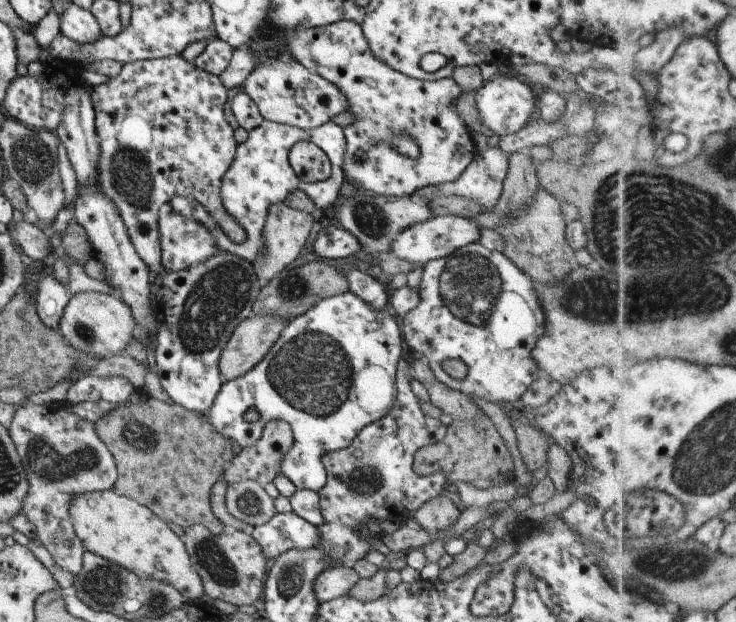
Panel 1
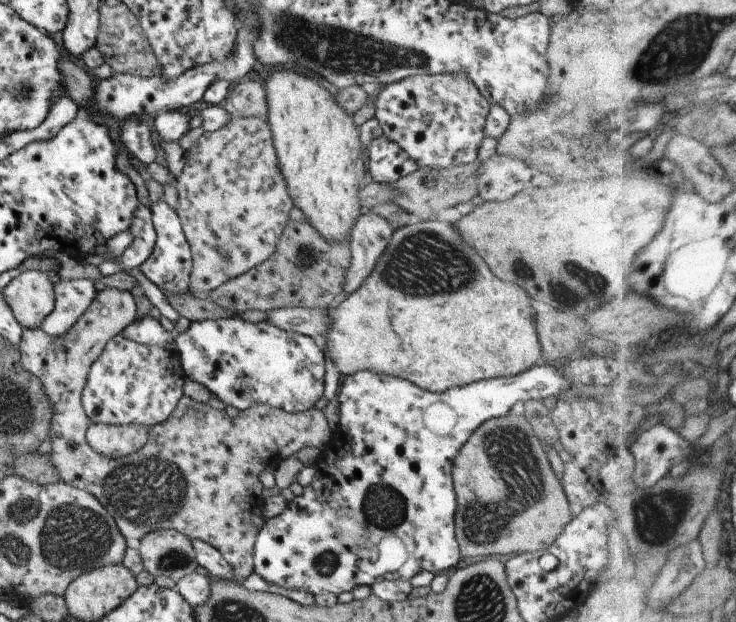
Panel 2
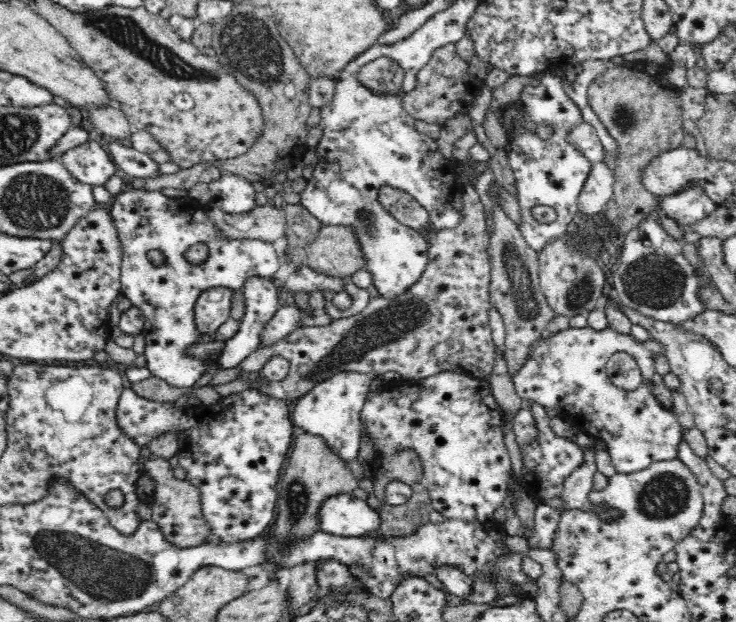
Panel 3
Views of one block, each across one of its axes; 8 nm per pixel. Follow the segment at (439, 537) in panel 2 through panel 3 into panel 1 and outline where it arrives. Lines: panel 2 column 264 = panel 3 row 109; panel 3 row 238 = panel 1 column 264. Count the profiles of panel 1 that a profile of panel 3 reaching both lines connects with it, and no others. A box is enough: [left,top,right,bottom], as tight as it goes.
[252,511,321,560]

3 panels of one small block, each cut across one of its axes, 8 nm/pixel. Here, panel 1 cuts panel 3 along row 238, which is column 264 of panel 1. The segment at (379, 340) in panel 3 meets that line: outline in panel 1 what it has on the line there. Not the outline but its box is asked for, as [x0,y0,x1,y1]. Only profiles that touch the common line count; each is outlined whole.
[221,420,293,486]

